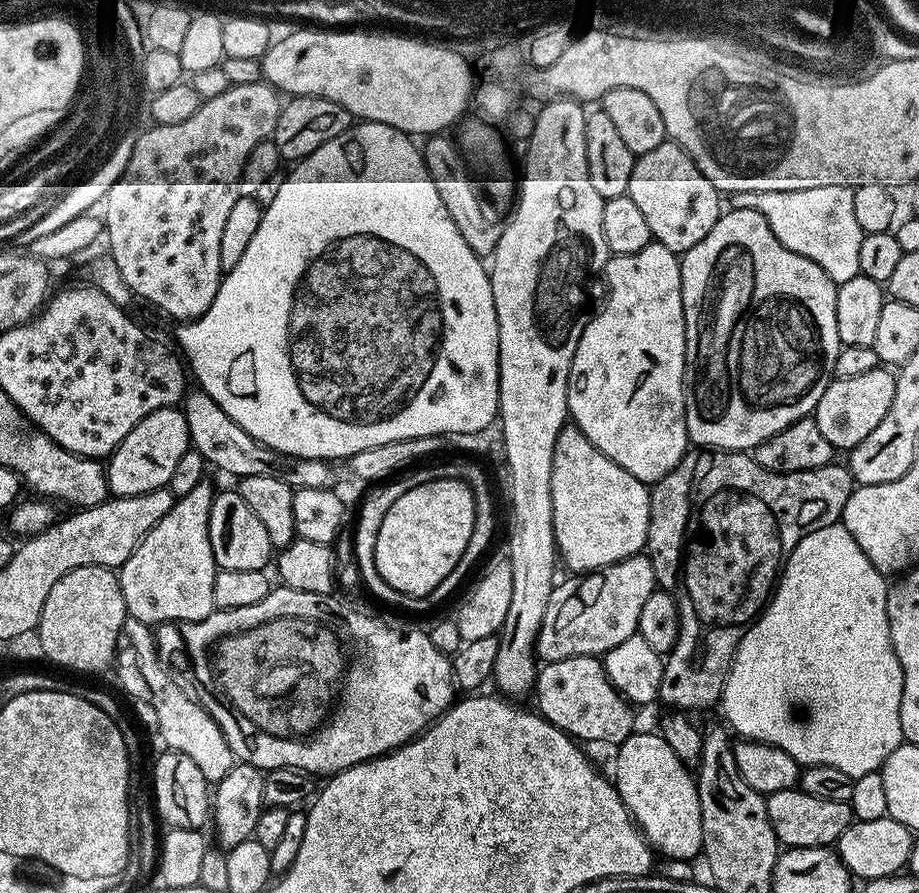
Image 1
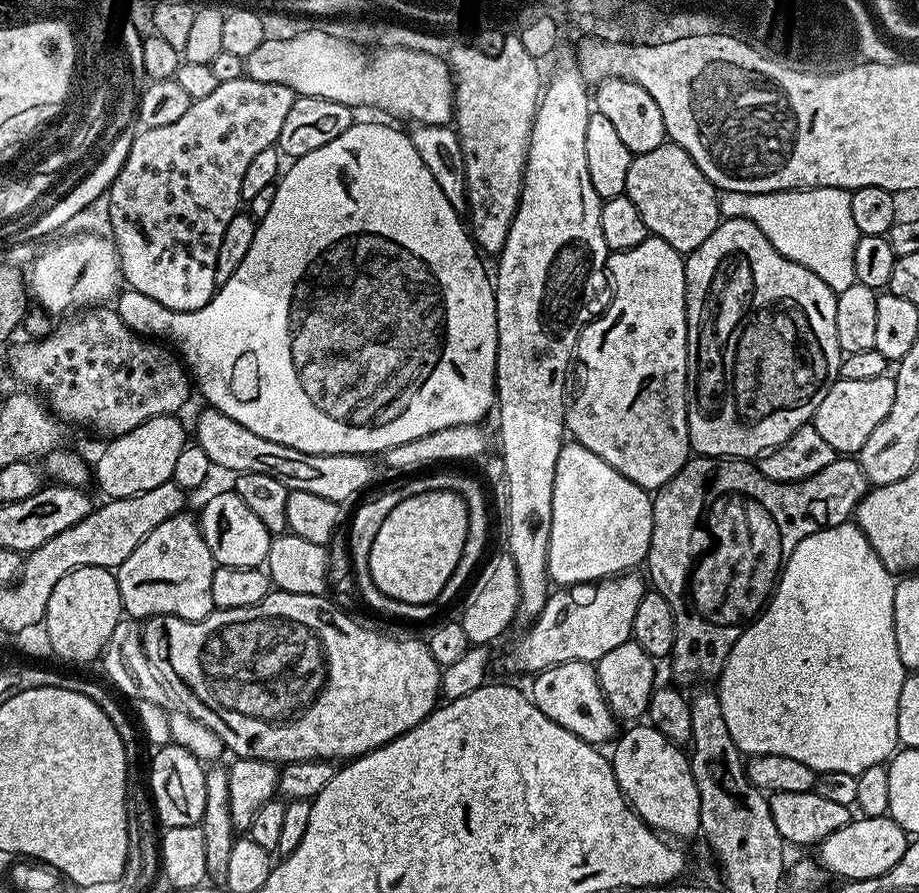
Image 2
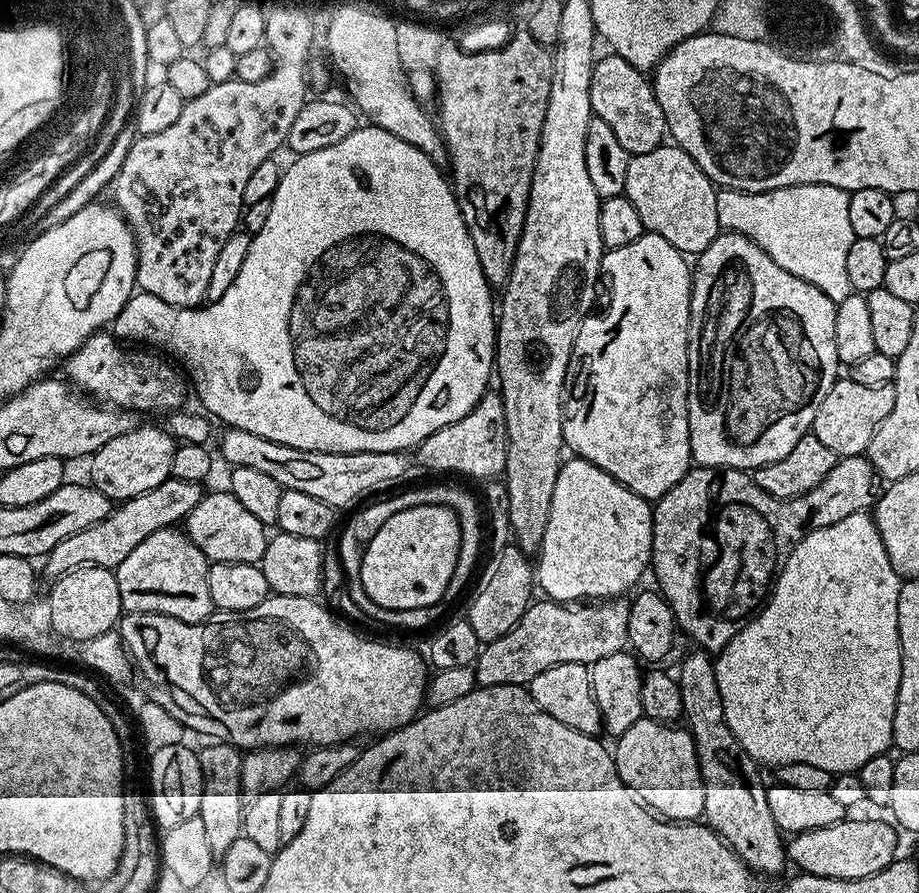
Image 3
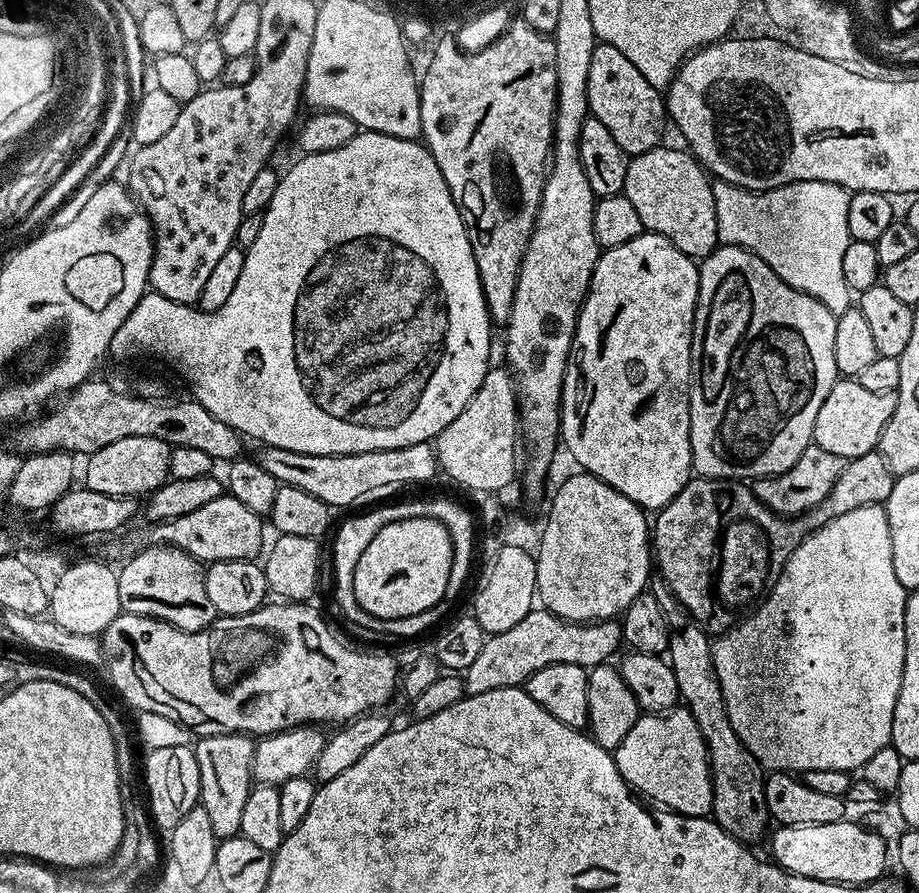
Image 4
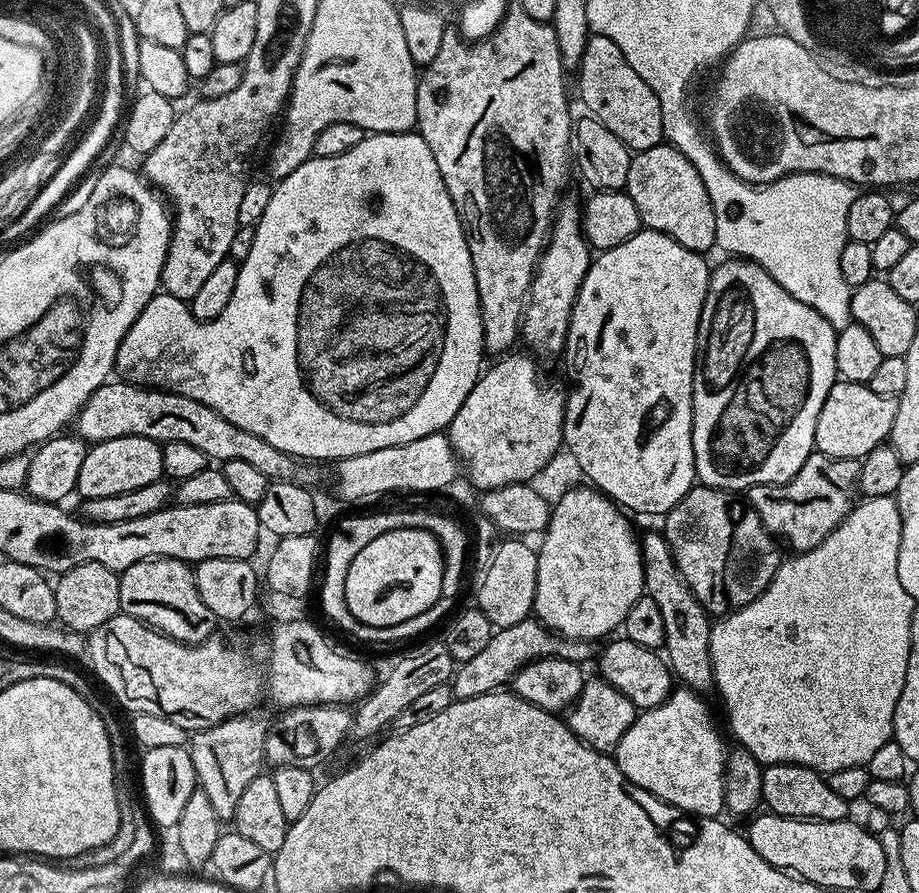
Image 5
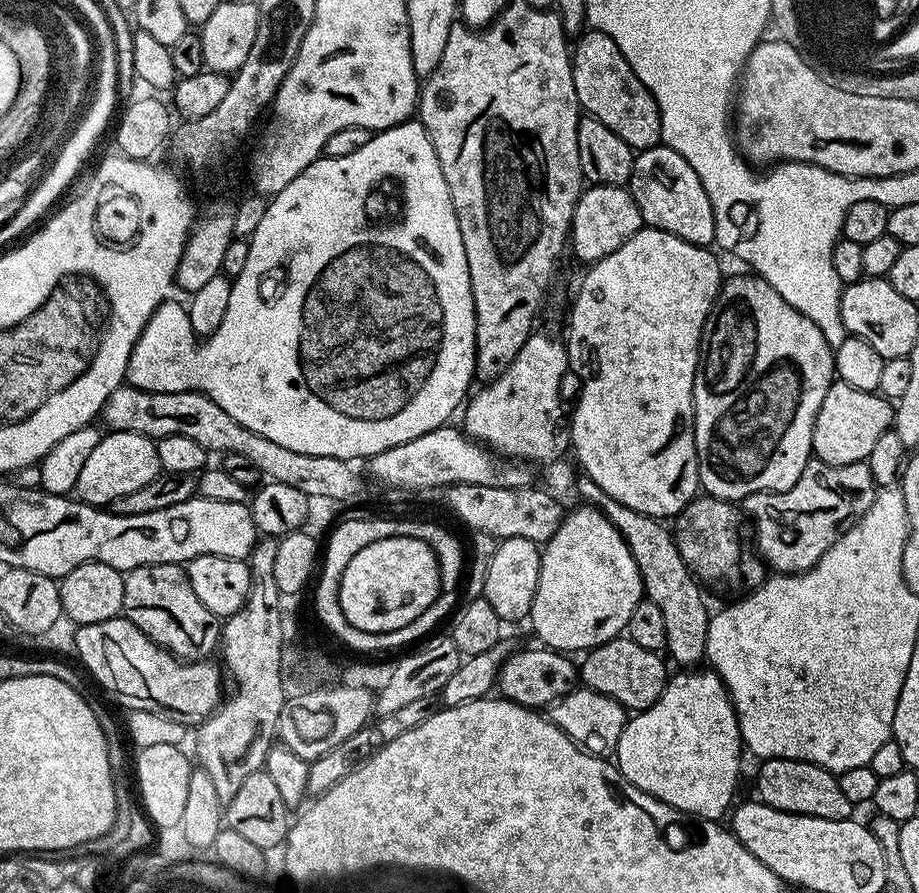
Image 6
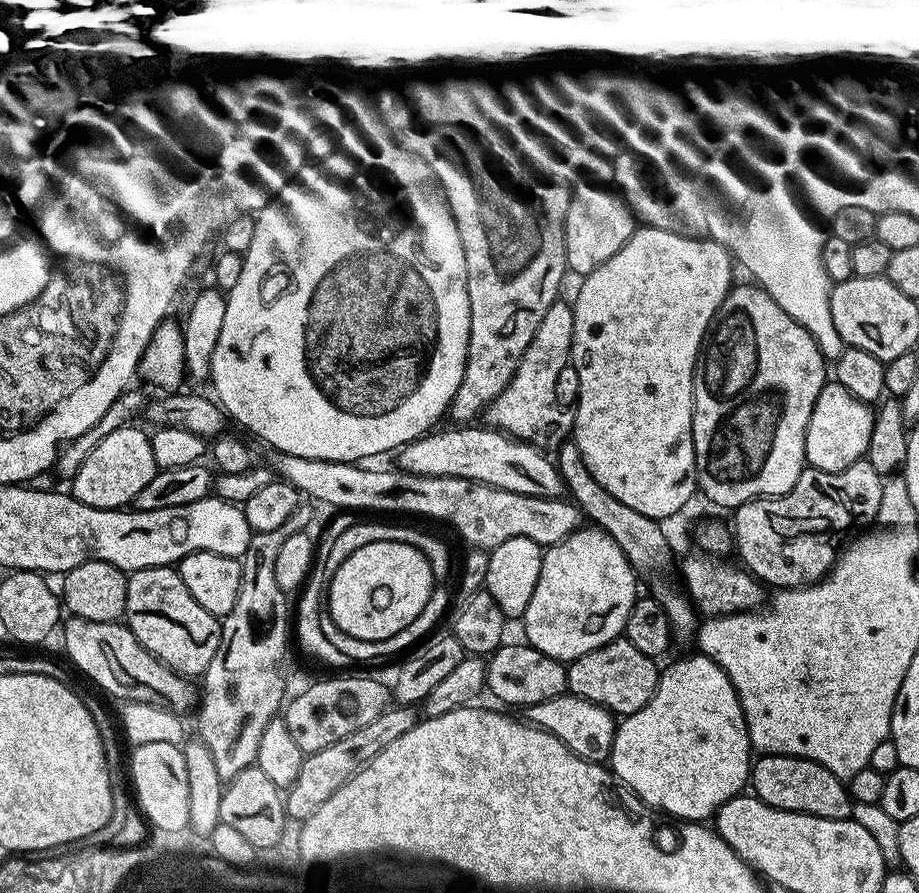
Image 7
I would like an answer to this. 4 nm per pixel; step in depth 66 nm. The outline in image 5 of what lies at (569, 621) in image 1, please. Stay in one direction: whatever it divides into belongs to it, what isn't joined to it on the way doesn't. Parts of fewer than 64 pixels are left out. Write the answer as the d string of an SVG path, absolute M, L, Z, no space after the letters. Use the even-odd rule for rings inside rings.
M529 618L518 622L509 628L501 628L493 631L490 643L479 652L475 658L463 661L455 669L450 681L452 695L455 699L465 700L466 698L478 698L478 694L495 692L511 685L512 679L518 674L518 670L525 668L527 664L532 664L535 660L574 660L585 662L593 659L594 648L587 640L565 640L562 636L557 636L552 629L541 624L535 618Z

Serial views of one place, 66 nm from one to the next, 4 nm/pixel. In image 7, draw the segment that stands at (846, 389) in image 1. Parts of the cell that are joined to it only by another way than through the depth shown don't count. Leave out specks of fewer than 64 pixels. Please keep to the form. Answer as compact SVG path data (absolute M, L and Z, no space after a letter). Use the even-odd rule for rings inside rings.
M835 382L825 383L814 402L810 422L806 426L806 450L804 458L809 468L837 472L846 470L854 462L865 459L870 446L870 434L874 430L876 412L864 401L854 398L846 386Z

